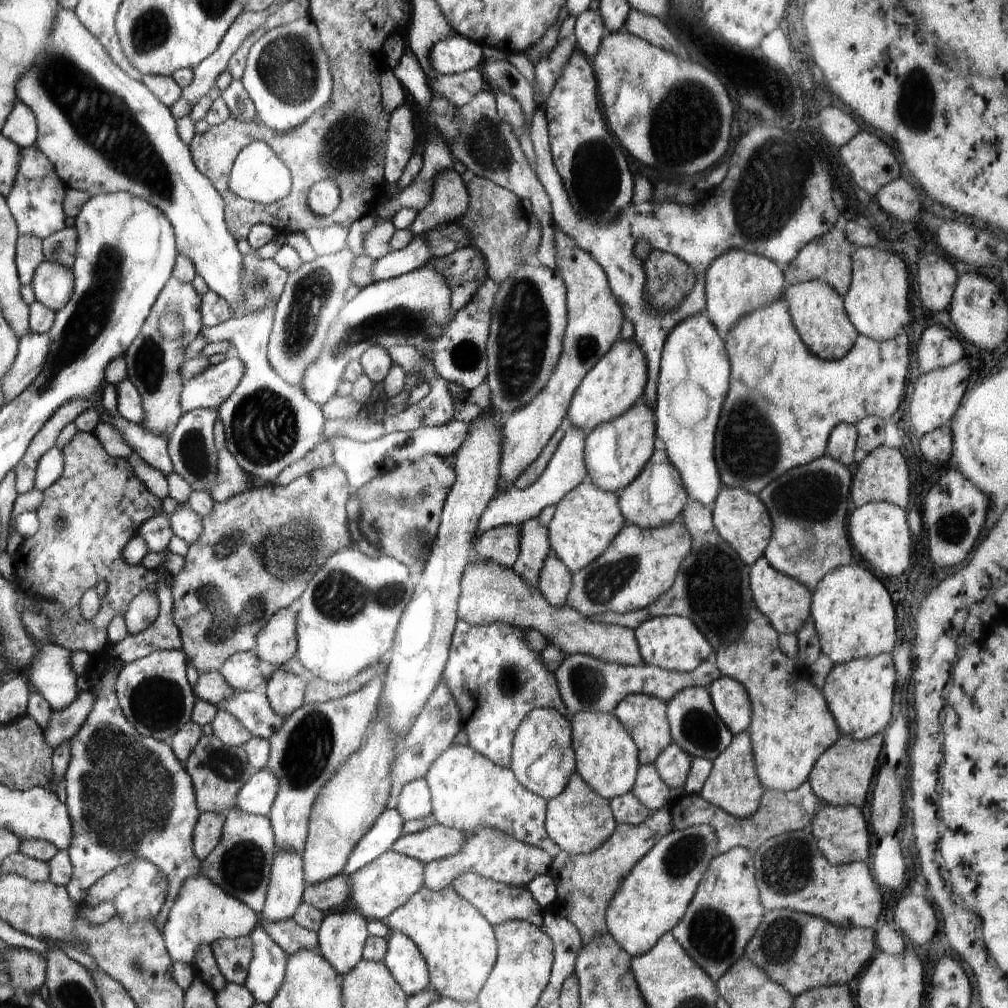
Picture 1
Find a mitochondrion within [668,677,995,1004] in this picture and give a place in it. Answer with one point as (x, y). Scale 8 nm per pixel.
(787, 866)

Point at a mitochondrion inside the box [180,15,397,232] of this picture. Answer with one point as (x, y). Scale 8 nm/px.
(288, 66)

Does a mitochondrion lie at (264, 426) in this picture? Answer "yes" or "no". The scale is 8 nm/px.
yes

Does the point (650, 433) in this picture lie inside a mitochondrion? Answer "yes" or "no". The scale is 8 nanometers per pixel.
no

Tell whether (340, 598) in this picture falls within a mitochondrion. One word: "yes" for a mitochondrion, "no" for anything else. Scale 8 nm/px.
yes

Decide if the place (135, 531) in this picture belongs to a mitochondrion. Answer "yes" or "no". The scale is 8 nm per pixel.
no

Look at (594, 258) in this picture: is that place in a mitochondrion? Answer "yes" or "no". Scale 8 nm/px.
no

